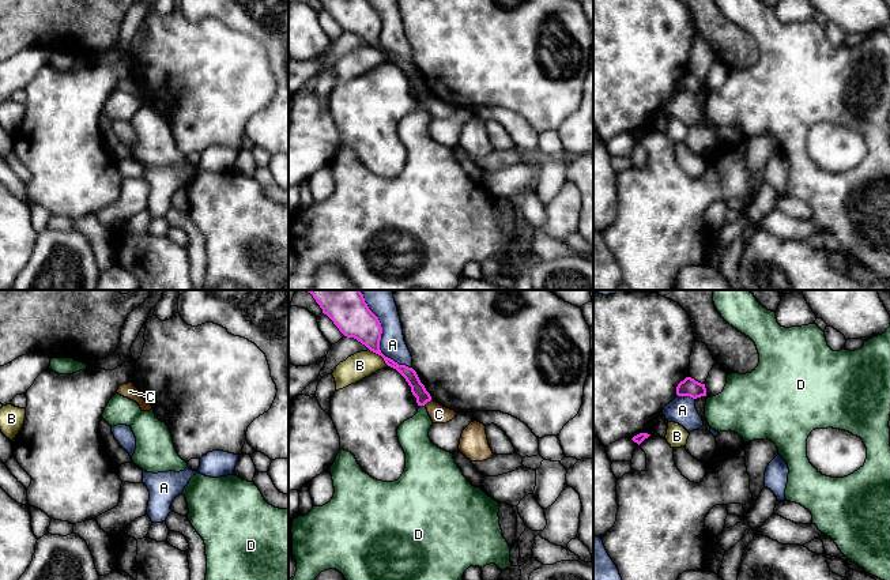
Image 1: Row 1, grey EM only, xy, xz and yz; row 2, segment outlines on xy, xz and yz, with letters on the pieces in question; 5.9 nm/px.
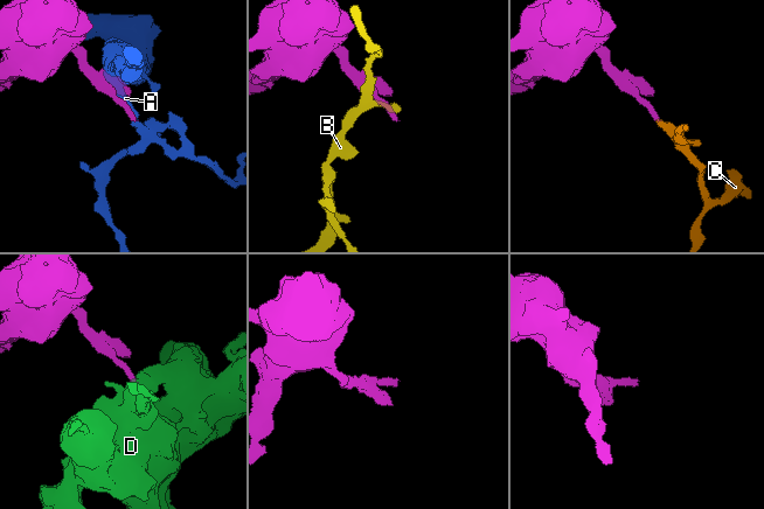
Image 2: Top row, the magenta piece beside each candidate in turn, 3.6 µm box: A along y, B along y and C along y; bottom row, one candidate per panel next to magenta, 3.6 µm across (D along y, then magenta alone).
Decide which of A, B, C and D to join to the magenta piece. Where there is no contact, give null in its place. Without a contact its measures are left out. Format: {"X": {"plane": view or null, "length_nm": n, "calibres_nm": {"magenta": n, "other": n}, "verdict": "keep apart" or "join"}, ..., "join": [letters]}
{"A": {"plane": "xz", "length_nm": 550, "calibres_nm": {"magenta": 220, "other": 180}, "verdict": "keep apart"}, "B": {"plane": "xz", "length_nm": 160, "calibres_nm": {"magenta": 220, "other": 150}, "verdict": "keep apart"}, "C": {"plane": "xz", "length_nm": 70, "calibres_nm": {"magenta": 90, "other": 110}, "verdict": "join"}, "D": {"plane": "xz", "length_nm": 30, "calibres_nm": {"magenta": 90, "other": 180}, "verdict": "keep apart"}, "join": ["C"]}

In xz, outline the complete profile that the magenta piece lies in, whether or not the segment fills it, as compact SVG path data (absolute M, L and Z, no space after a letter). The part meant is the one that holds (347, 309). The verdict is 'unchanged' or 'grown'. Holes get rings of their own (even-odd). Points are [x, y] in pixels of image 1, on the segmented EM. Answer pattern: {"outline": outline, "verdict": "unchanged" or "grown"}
{"outline": "M306 290L313 295L339 331L365 344L370 351L381 355L385 364L396 369L411 387L418 406L425 406L433 423L446 423L456 417L456 411L434 402L416 372L406 365L399 365L385 357L380 350L382 327L378 317L369 309L361 290Z", "verdict": "grown"}

